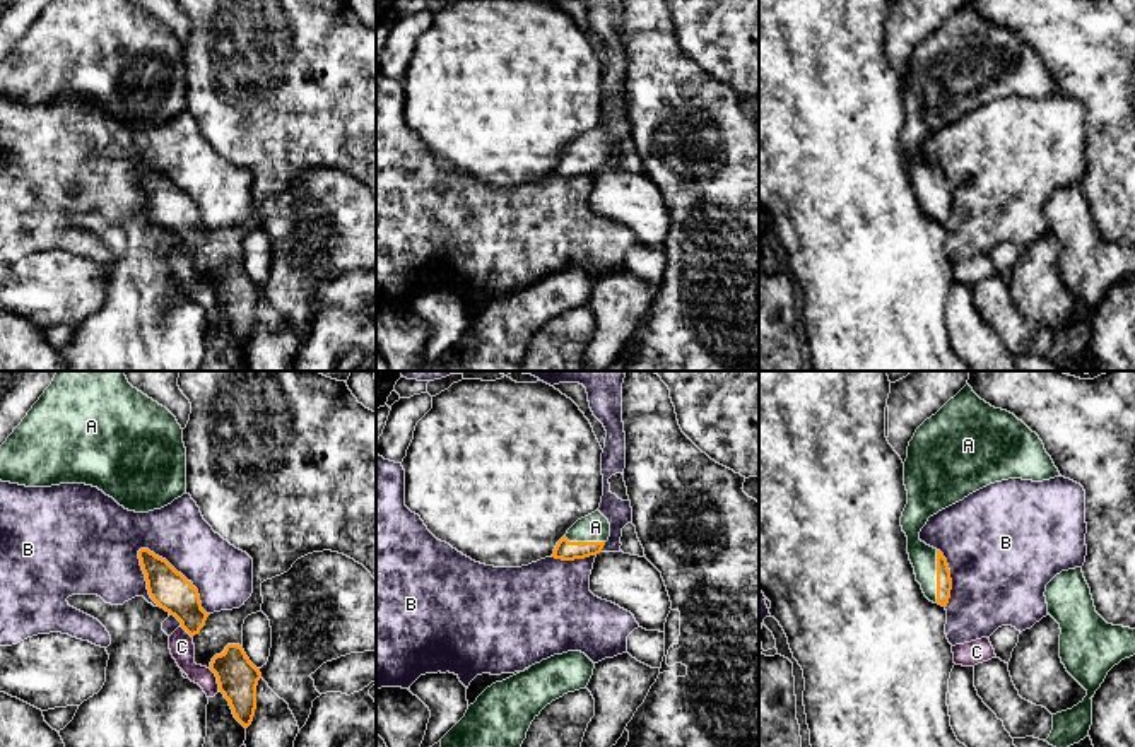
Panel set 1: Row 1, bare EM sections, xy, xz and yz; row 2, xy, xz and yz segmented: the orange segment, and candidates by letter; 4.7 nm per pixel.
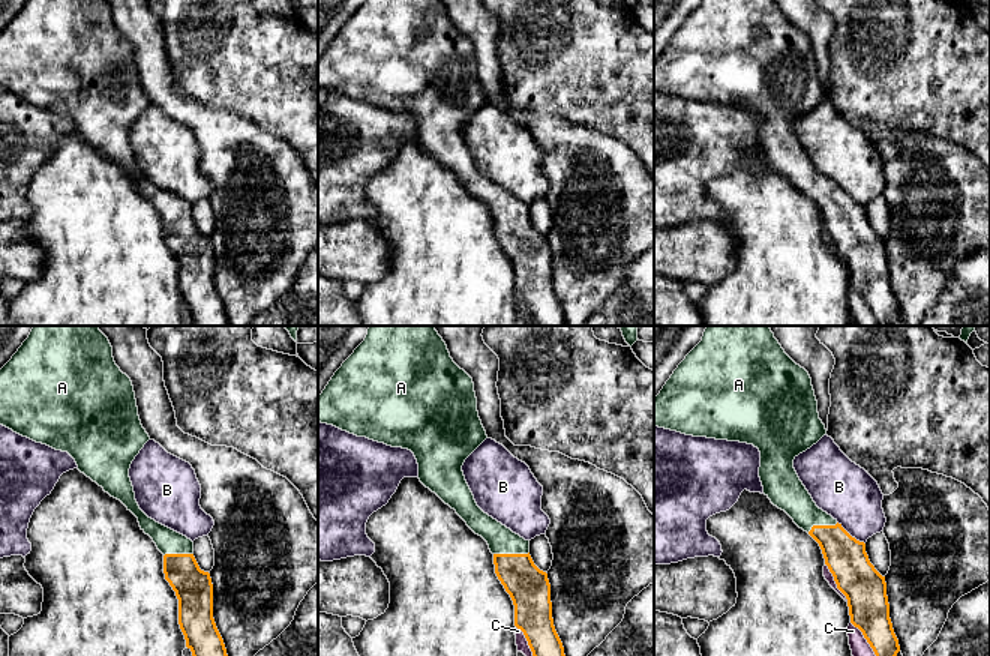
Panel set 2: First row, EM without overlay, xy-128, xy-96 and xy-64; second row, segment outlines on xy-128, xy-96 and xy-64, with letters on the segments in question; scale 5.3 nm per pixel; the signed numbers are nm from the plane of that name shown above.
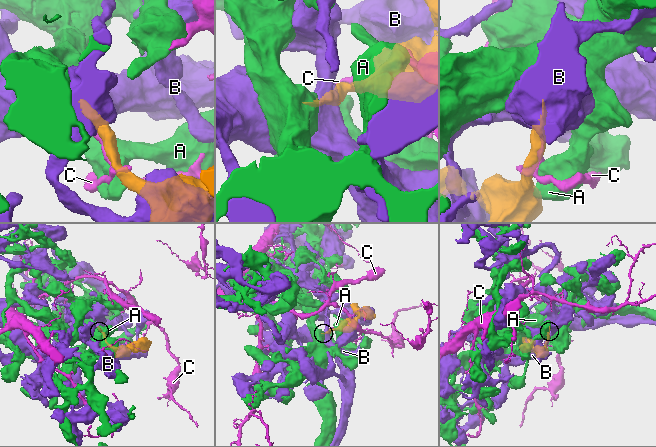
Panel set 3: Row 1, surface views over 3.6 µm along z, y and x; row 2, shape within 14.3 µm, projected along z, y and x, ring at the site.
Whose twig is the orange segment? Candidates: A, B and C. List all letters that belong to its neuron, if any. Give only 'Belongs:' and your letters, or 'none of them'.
Belongs: A

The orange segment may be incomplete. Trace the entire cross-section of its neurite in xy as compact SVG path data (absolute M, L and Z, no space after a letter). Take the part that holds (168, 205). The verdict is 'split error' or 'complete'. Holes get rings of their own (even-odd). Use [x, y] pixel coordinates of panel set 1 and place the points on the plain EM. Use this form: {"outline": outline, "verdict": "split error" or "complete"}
{"outline": "M140 166L138 176L150 215L174 232L191 255L198 251L210 231L202 226L200 212L193 200L149 166Z", "verdict": "complete"}

